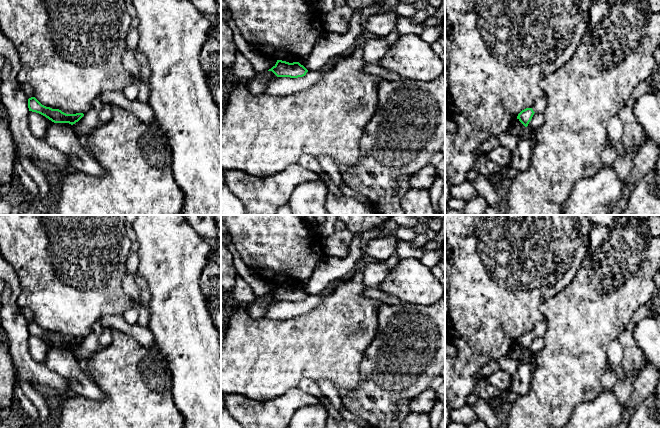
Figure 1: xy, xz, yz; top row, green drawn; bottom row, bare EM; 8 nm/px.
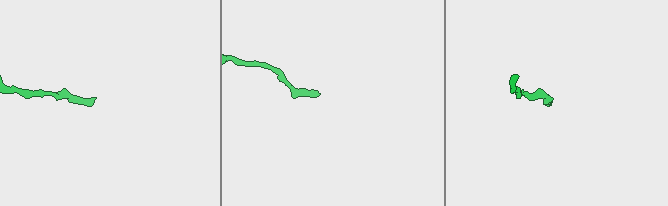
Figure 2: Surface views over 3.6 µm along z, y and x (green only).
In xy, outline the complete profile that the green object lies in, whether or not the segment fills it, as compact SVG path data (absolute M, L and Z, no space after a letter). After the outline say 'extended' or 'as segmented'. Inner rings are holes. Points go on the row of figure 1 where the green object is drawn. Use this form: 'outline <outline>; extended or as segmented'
outline M35 97L28 99L29 111L39 113L54 123L69 123L71 125L78 122L83 116L83 113L66 114L59 109L52 109L42 105Z; as segmented

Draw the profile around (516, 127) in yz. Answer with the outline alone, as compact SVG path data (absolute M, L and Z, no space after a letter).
M516 118L510 124L508 131L511 134L519 137L524 129L525 129L525 126L519 121L519 119Z

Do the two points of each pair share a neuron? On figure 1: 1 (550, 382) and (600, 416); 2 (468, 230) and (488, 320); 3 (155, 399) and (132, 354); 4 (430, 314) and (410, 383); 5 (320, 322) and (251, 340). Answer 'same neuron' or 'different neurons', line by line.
1: different neurons
2: same neuron
3: same neuron
4: same neuron
5: same neuron

